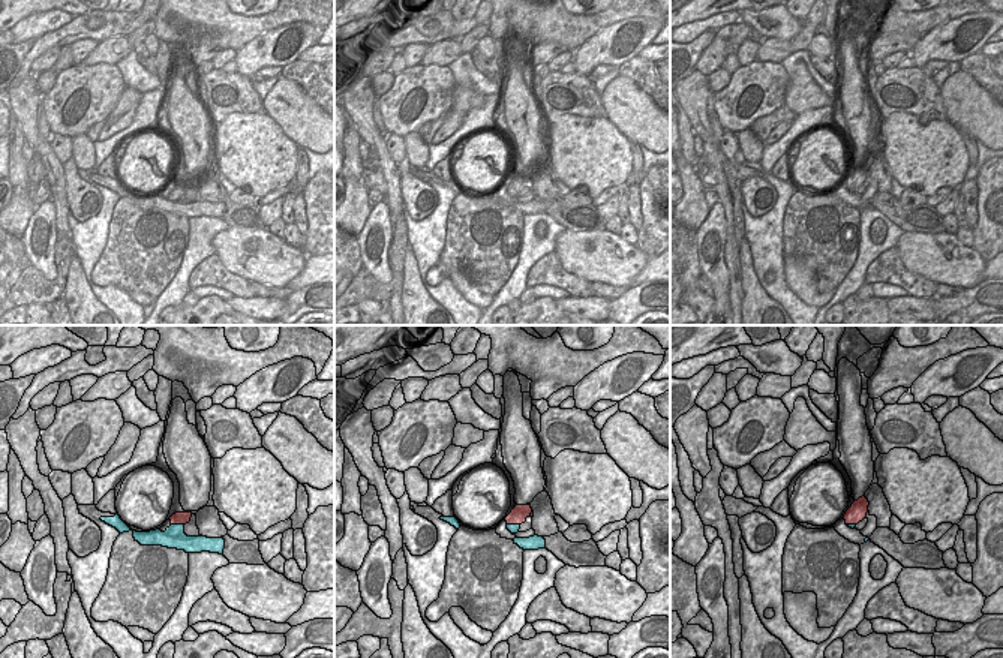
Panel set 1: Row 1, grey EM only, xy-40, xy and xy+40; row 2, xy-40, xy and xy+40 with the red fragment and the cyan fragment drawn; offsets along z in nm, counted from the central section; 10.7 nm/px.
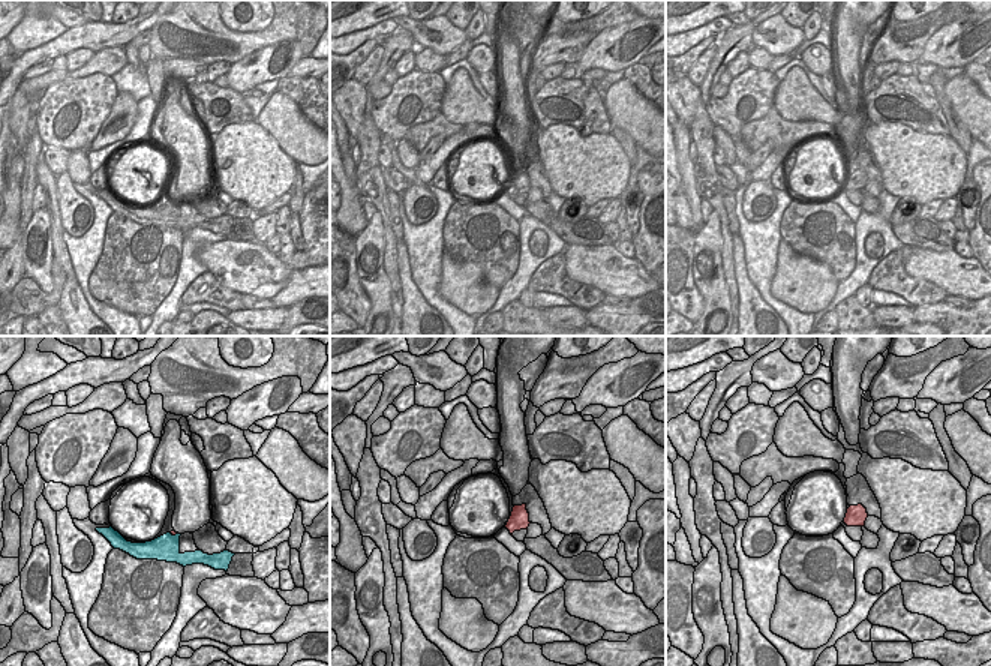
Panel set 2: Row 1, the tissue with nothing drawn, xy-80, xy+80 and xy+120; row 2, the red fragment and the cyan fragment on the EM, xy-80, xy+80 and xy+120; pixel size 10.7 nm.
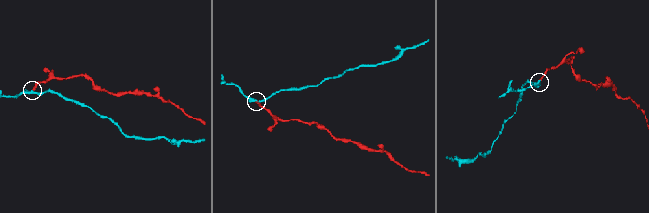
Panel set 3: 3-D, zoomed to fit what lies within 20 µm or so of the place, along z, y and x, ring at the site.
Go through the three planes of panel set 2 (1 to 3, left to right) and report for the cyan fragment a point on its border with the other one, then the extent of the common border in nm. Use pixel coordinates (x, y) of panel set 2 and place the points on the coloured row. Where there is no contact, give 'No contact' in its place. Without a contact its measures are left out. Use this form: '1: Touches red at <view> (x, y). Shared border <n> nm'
1: Touches red at xy-80 (174, 534). Shared border 100 nm
2: No contact
3: No contact

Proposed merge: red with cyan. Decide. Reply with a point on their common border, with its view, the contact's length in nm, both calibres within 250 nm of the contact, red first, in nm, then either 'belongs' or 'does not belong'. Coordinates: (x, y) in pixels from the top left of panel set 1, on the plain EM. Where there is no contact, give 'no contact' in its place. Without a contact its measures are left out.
contact xy-40 (177, 188); length 140 nm; calibres 130 and 240 nm; does not belong

